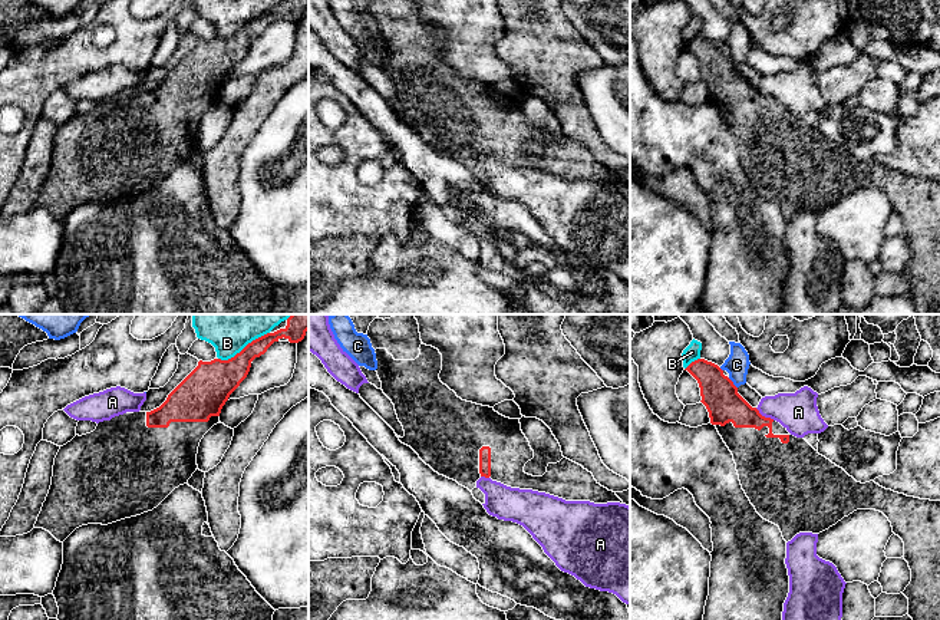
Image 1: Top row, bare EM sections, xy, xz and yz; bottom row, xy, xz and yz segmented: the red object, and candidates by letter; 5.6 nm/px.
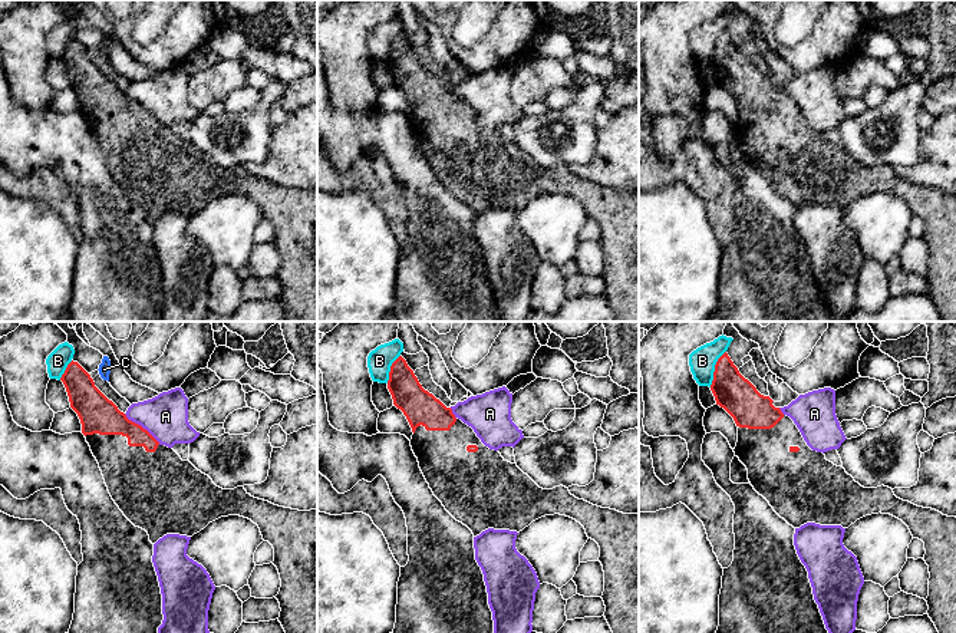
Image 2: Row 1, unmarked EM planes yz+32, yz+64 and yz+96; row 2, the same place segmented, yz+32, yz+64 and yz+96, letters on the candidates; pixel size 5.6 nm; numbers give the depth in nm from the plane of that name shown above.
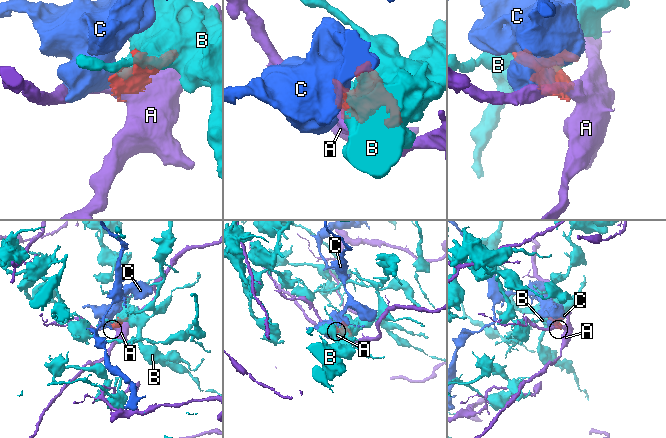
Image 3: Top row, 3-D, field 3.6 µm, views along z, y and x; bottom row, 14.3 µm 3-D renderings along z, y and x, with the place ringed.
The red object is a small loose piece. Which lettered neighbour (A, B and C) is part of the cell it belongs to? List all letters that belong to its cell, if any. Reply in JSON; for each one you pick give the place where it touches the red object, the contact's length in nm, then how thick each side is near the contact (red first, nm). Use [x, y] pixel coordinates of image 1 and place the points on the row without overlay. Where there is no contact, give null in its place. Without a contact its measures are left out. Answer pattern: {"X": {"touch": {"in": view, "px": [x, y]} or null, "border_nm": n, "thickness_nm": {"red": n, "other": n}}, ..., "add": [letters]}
{"add": []}

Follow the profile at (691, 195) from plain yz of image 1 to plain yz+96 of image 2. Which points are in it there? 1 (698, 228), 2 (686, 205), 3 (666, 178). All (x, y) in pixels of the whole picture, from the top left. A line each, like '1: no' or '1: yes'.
1: no
2: no
3: yes

